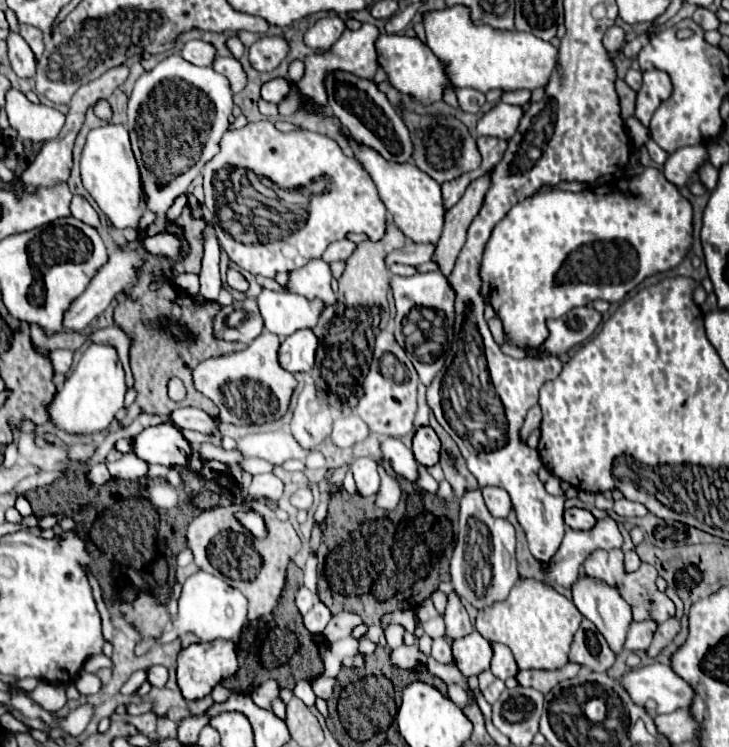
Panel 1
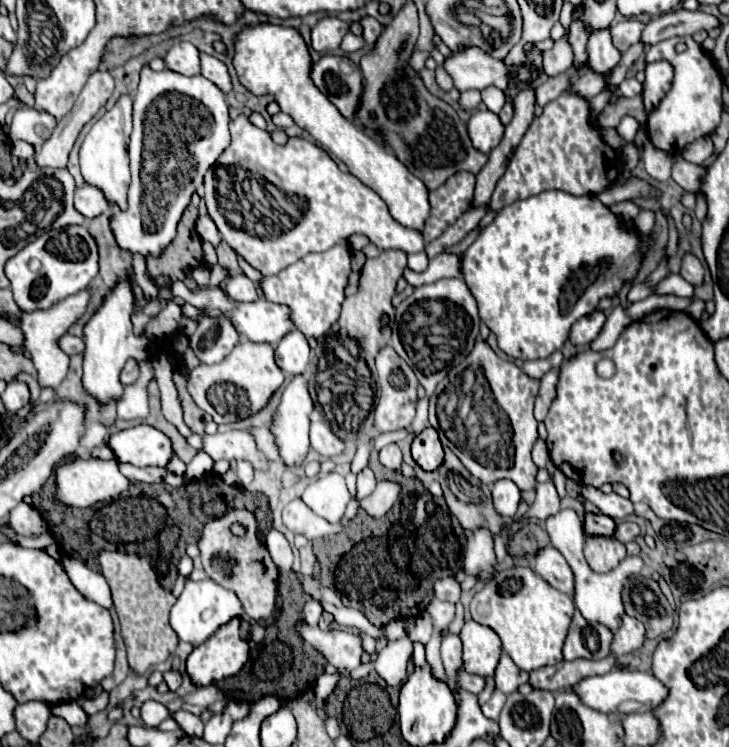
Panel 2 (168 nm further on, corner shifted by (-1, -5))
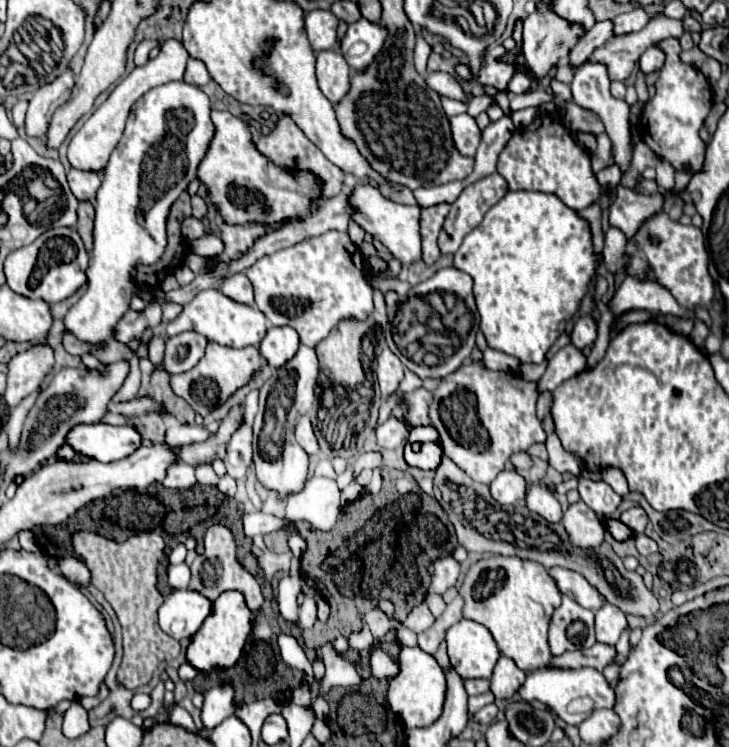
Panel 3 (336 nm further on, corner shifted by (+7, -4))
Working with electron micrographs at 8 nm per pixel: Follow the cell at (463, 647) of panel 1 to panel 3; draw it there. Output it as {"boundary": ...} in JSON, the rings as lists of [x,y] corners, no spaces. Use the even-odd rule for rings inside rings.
{"boundary":[[[460,619],[446,633],[448,657],[462,679],[488,679],[500,657],[490,631],[470,619]]]}

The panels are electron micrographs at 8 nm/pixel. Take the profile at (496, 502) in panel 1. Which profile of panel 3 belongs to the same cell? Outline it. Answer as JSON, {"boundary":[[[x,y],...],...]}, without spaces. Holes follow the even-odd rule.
{"boundary":[[[502,471],[490,483],[490,491],[500,505],[514,505],[526,497],[526,481],[518,471]]]}

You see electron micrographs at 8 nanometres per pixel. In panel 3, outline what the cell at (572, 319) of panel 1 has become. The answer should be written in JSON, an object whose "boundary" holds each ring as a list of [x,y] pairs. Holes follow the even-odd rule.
{"boundary":[[[584,315],[572,329],[572,343],[578,349],[584,349],[588,345],[594,345],[594,341],[596,341],[596,323],[590,315]]]}

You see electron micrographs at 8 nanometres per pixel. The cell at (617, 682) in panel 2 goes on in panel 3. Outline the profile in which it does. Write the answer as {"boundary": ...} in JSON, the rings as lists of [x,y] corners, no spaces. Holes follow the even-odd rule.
{"boundary":[[[550,665],[540,667],[538,671],[532,671],[526,675],[526,681],[518,693],[524,701],[540,701],[542,705],[550,707],[560,717],[568,717],[566,707],[576,697],[590,697],[596,707],[612,707],[614,705],[612,687],[606,683],[604,675],[592,667],[582,667],[582,669],[560,669],[560,667],[550,667]]]}

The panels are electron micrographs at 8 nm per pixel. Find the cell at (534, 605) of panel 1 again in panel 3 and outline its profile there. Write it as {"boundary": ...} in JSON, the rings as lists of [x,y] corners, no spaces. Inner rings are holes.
{"boundary":[[[492,555],[478,559],[468,569],[458,593],[464,599],[464,619],[482,623],[492,633],[500,653],[514,659],[522,671],[530,673],[550,663],[548,625],[554,609],[560,605],[560,591],[548,569],[528,559]]]}

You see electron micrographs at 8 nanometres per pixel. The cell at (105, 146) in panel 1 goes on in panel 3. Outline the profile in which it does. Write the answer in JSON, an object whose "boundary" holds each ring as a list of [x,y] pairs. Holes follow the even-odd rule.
{"boundary":[[[168,39],[162,49],[160,55],[156,59],[150,59],[146,65],[136,67],[120,85],[116,85],[116,89],[110,93],[110,97],[94,111],[94,115],[82,125],[82,129],[72,137],[70,145],[68,145],[68,161],[72,167],[76,169],[84,169],[84,171],[104,171],[110,153],[114,151],[114,147],[118,145],[122,131],[124,131],[124,123],[128,119],[130,107],[152,87],[170,83],[170,81],[180,81],[186,69],[186,61],[188,61],[188,53],[184,49],[184,45],[176,39]]]}

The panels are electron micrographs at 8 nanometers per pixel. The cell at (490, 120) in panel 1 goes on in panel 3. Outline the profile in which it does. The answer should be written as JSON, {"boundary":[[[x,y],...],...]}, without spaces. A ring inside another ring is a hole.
{"boundary":[[[468,113],[450,117],[450,127],[452,127],[452,139],[454,145],[462,155],[474,157],[478,145],[480,145],[480,129],[476,125],[476,119],[470,117]]]}

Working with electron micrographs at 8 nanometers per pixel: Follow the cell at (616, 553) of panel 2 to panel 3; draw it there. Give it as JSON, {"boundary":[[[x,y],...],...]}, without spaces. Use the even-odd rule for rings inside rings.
{"boundary":[[[582,501],[572,503],[564,511],[562,525],[576,547],[598,547],[604,541],[604,525],[600,517]]]}

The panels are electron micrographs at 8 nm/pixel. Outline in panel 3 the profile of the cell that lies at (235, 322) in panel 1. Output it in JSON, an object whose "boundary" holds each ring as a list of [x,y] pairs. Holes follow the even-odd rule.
{"boundary":[[[186,331],[180,335],[168,337],[164,343],[166,343],[164,361],[154,365],[154,369],[162,369],[168,375],[176,375],[176,373],[184,373],[192,369],[202,359],[208,341],[204,335]]]}

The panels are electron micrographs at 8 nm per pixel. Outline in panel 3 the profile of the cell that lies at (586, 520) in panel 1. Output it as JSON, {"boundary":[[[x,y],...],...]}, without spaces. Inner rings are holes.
{"boundary":[[[604,519],[604,523],[608,525],[608,531],[610,535],[616,539],[616,541],[626,541],[630,537],[634,537],[634,531],[630,531],[630,527],[626,527],[622,521],[614,521],[614,519]]]}

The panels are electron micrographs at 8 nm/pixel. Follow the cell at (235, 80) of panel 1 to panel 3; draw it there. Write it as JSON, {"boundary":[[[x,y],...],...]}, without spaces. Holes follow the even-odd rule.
{"boundary":[[[188,59],[184,81],[190,83],[190,85],[196,85],[196,87],[206,85],[210,81],[210,75],[208,75],[206,65],[202,61],[198,61],[198,59]]]}

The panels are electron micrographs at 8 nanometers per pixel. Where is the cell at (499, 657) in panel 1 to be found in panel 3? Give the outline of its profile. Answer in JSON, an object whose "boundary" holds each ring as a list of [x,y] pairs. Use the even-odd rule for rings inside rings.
{"boundary":[[[500,655],[498,663],[494,667],[494,673],[490,677],[494,697],[496,699],[512,699],[516,695],[516,691],[520,689],[520,685],[524,683],[524,679],[526,679],[526,673],[520,671],[510,657]]]}

